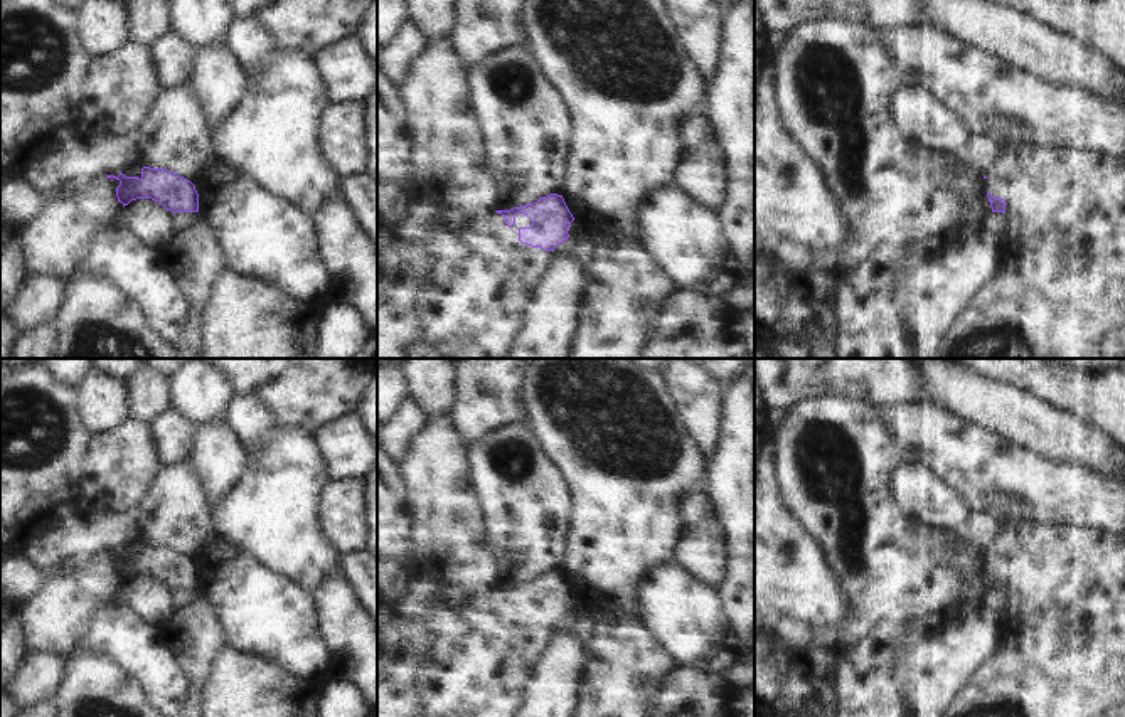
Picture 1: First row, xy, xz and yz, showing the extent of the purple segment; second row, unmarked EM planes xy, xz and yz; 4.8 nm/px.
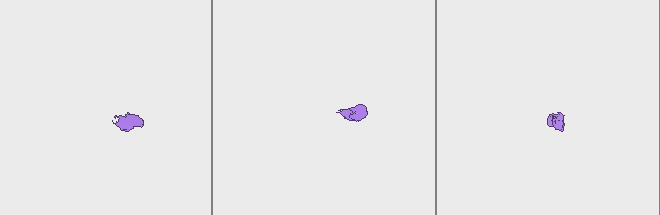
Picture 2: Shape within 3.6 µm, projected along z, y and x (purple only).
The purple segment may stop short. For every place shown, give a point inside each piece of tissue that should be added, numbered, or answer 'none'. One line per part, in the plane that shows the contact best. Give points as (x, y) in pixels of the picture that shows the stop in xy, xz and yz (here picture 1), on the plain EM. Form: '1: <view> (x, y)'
1: xz (484, 657)

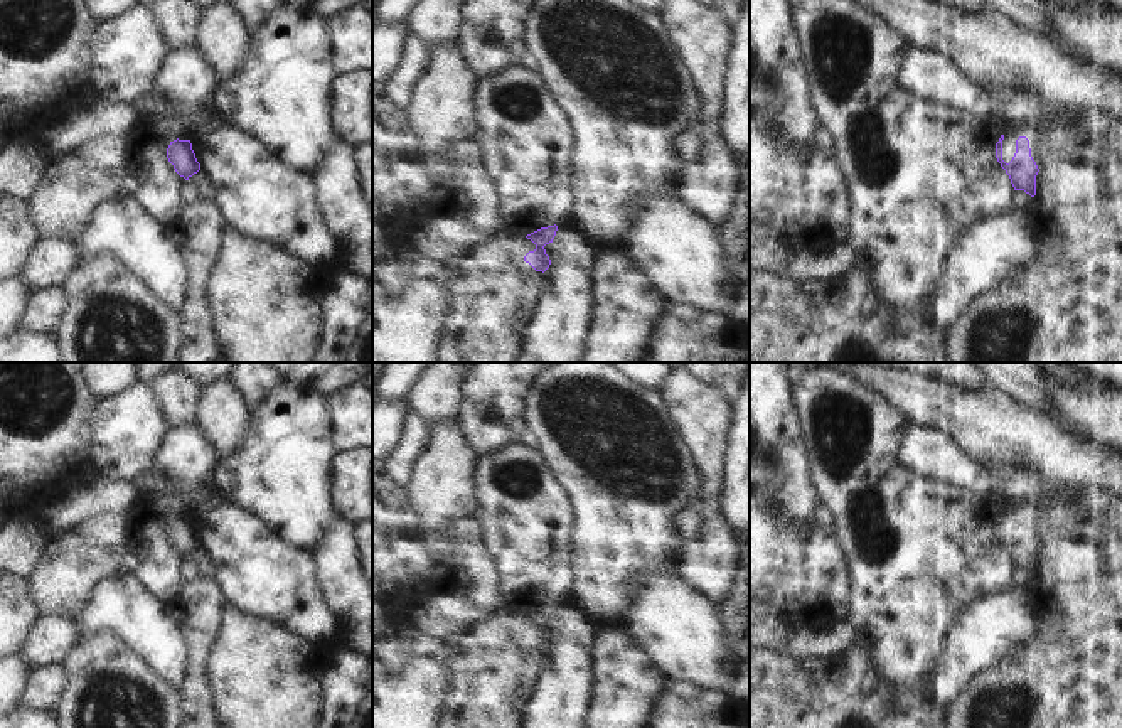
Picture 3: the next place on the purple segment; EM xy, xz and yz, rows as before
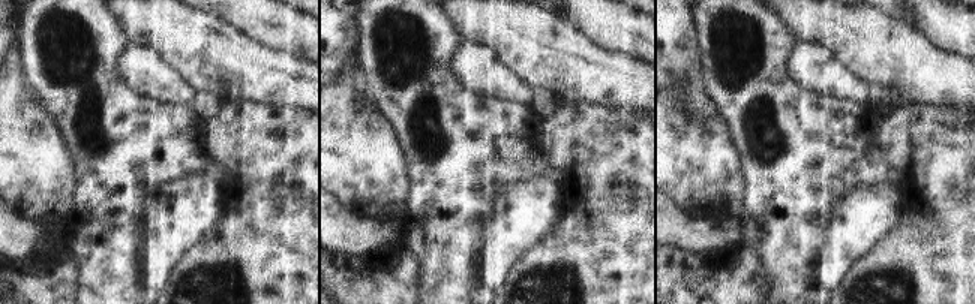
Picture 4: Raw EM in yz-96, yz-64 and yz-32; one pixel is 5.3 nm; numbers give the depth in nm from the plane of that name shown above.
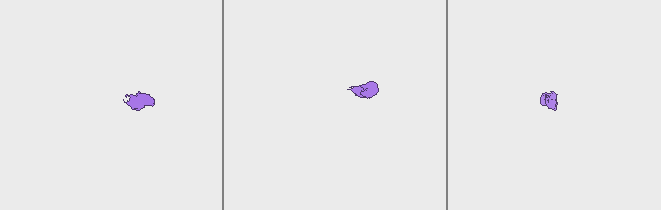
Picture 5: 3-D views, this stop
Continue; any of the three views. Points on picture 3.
1: yz (1067, 673)

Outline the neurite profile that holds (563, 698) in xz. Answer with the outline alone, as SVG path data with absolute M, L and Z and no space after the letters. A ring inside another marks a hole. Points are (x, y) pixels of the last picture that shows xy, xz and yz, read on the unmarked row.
M558 602L554 617L546 622L544 627L551 642L544 649L546 662L529 703L526 728L590 728L596 671L596 640L601 629L590 613L568 602Z

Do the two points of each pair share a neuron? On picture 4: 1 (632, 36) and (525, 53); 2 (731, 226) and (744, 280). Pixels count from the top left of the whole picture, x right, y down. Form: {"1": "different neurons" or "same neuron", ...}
{"1": "different neurons", "2": "different neurons"}

